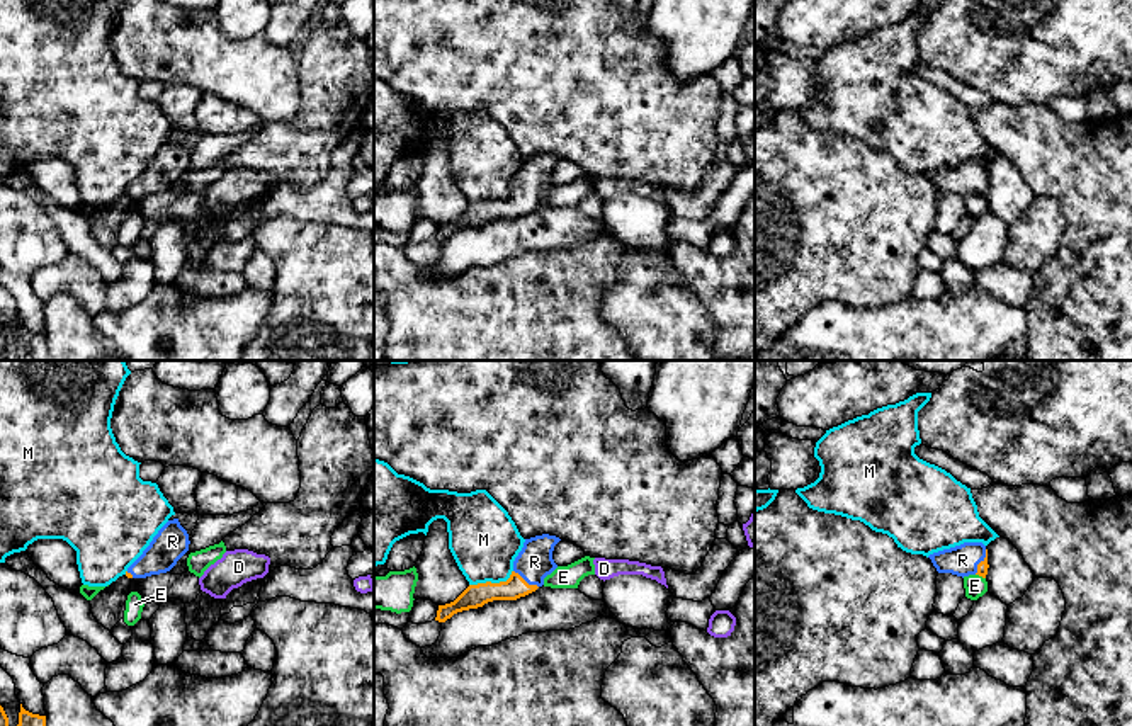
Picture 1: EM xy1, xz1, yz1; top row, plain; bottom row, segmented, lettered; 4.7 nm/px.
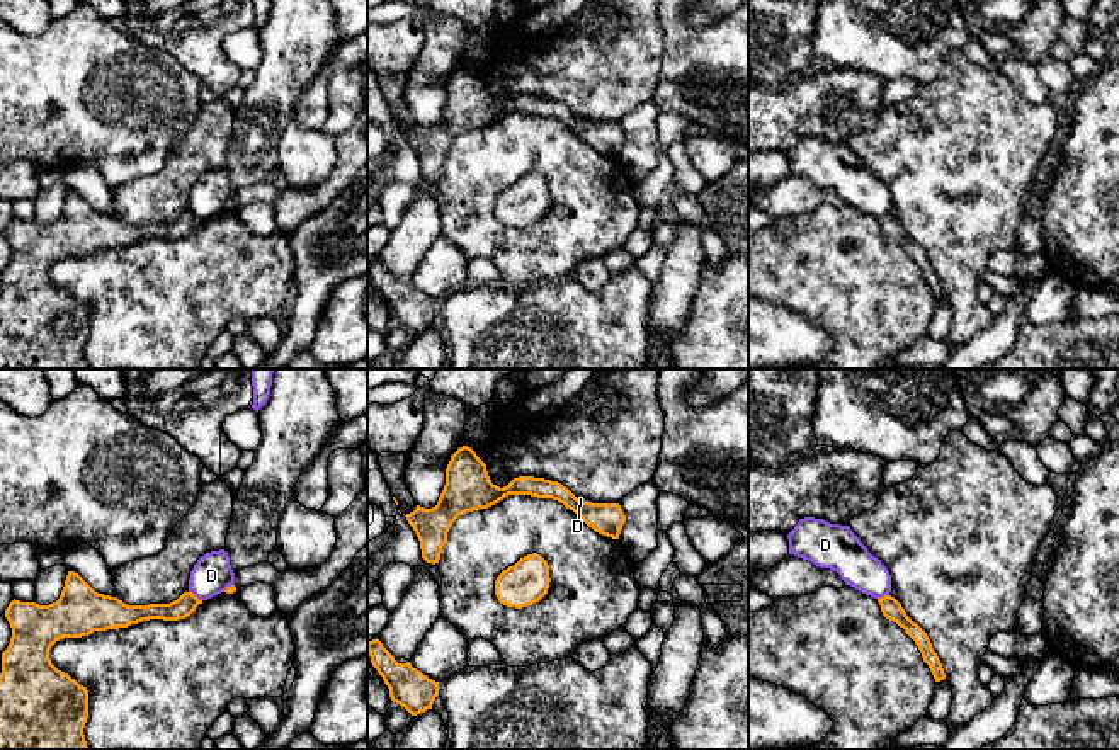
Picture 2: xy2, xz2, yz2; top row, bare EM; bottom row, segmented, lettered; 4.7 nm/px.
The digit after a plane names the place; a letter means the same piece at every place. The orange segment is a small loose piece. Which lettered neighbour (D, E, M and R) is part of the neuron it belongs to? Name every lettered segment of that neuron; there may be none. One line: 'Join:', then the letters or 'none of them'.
Join: R

